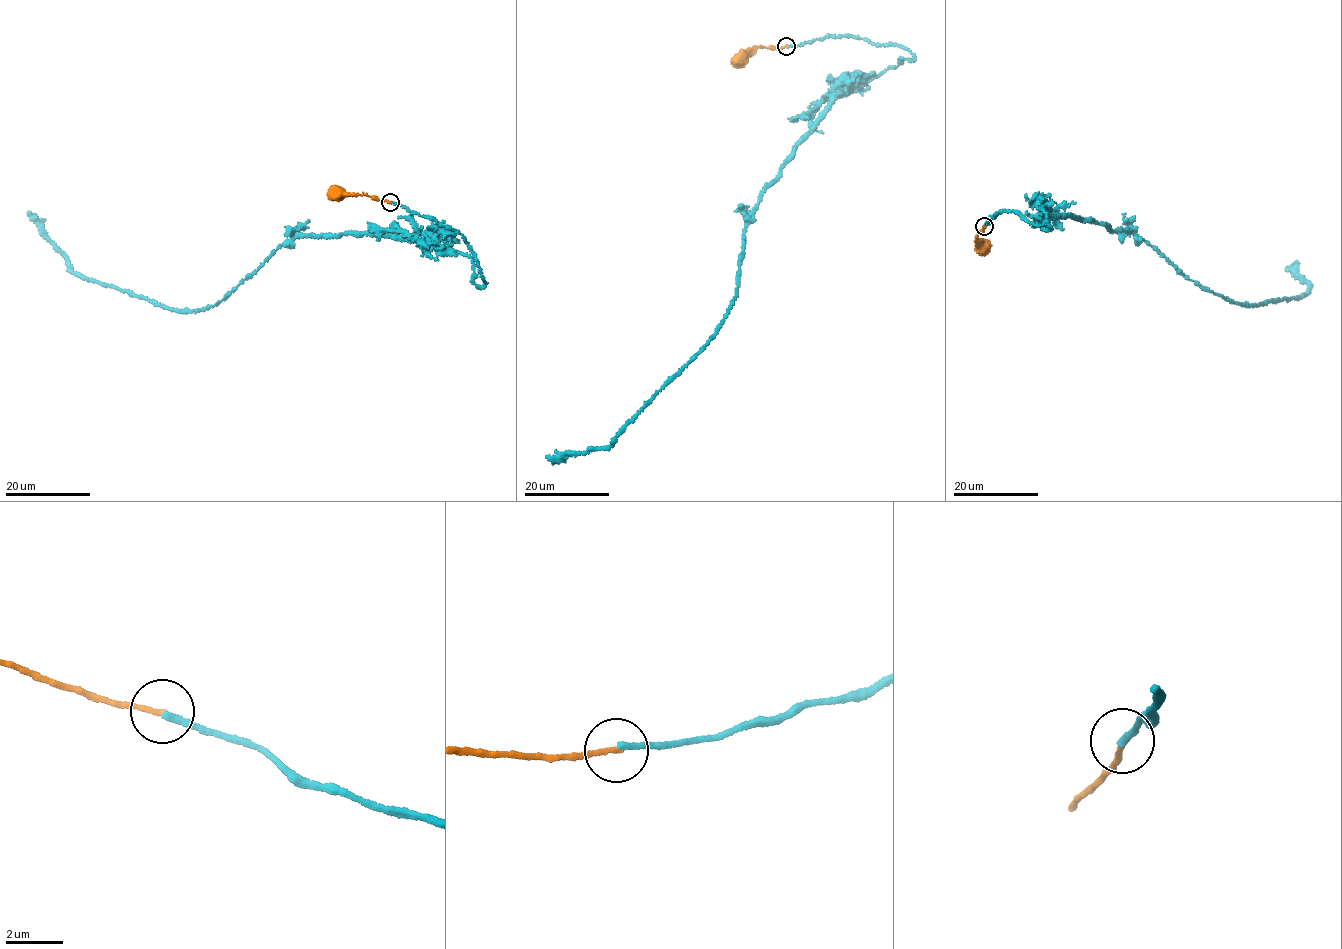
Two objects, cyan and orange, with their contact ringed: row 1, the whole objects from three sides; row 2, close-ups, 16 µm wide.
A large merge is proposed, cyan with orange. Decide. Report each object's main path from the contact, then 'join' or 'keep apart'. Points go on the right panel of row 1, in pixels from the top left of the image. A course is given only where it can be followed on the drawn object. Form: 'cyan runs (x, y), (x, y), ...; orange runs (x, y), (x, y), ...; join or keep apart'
cyan runs (984, 226), (1003, 209), (1047, 230), (1049, 208), (1134, 232), (1186, 277), (1254, 306), (1308, 291), (1288, 267); orange runs (984, 226), (975, 239), (983, 248); keep apart

